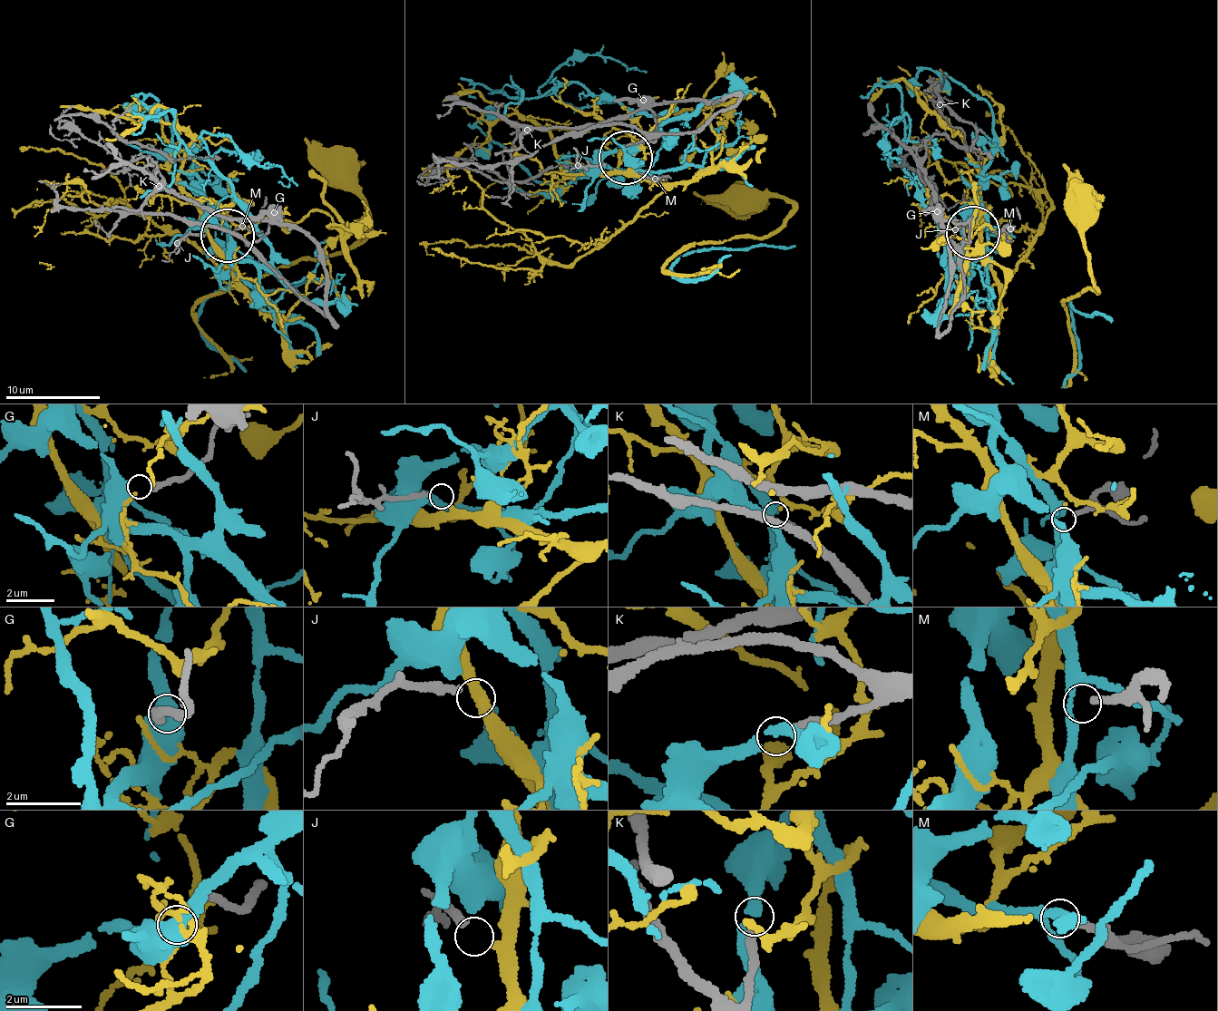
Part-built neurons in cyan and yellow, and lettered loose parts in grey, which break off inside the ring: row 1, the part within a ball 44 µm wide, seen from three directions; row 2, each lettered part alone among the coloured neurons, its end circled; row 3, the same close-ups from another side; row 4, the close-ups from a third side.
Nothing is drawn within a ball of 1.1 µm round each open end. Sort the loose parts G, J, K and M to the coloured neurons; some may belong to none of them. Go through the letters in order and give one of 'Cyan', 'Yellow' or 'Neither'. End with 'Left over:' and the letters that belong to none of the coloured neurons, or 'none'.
G: Cyan
J: Yellow
K: Neither
M: Neither
Left over: K, M

